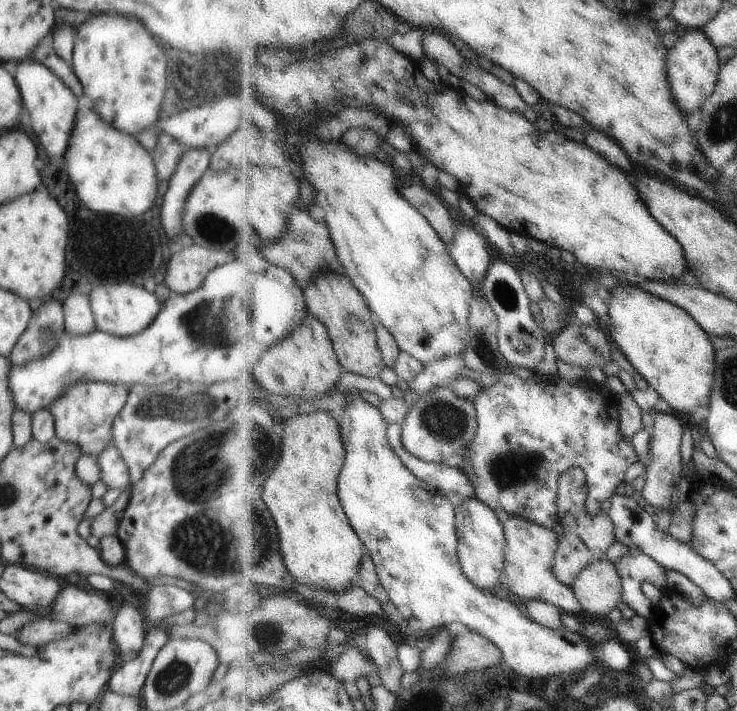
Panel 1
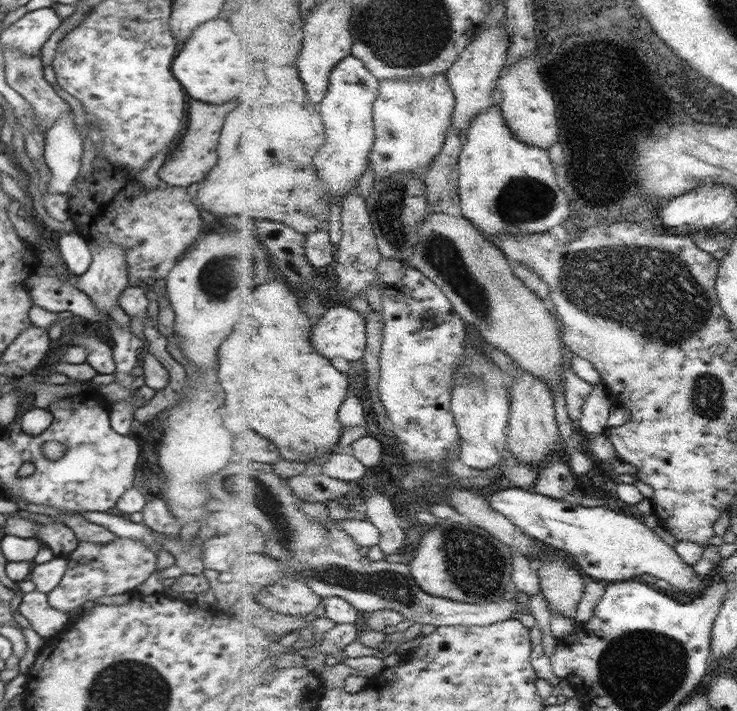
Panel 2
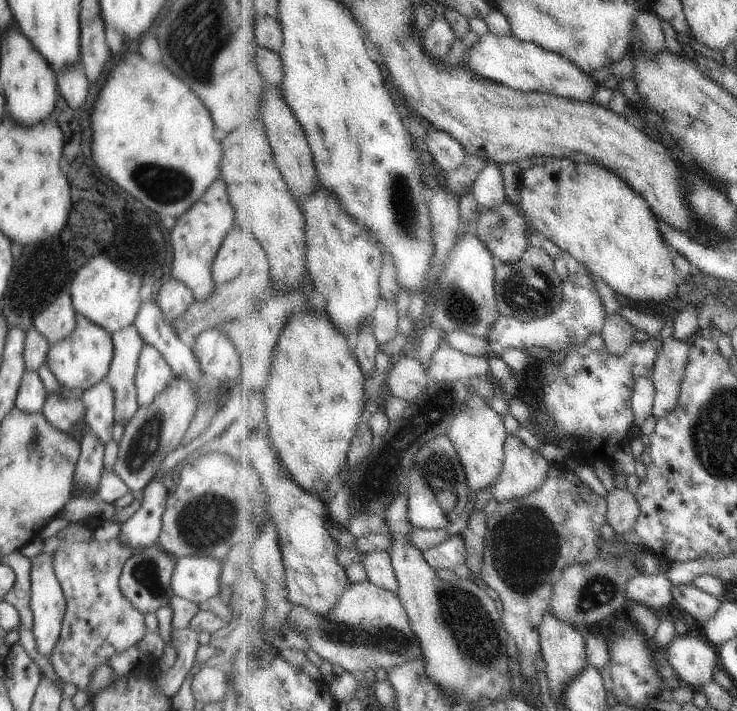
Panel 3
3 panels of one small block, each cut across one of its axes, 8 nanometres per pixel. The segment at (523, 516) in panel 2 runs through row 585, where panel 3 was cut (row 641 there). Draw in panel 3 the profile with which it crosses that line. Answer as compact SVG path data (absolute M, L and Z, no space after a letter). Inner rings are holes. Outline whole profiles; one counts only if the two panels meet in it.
M678 636L670 642L668 652L669 663L683 683L704 687L714 680L716 654L700 638Z

